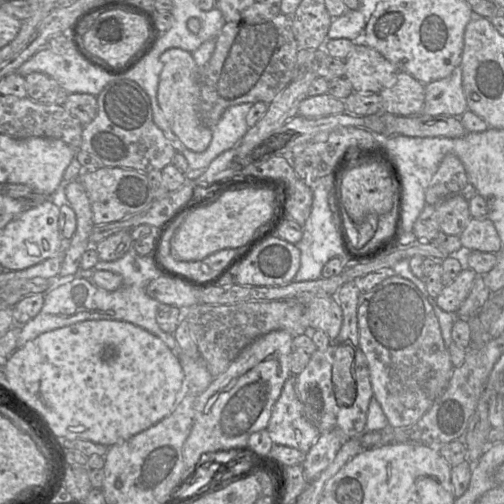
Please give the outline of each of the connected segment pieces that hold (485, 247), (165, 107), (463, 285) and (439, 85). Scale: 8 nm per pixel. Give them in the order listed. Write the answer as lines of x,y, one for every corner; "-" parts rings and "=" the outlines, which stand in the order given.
472,218
458,237
464,251
496,254
502,248
501,239
489,218
=
170,48
160,57
162,70
159,76
157,100
173,133
191,151
204,152
212,141
212,129
201,121
198,114
198,68
192,54
180,48
=
464,267
451,284
443,286
435,299
439,308
455,315
467,298
476,277
473,270
=
460,65
449,76
425,85
422,115
460,117
467,110

